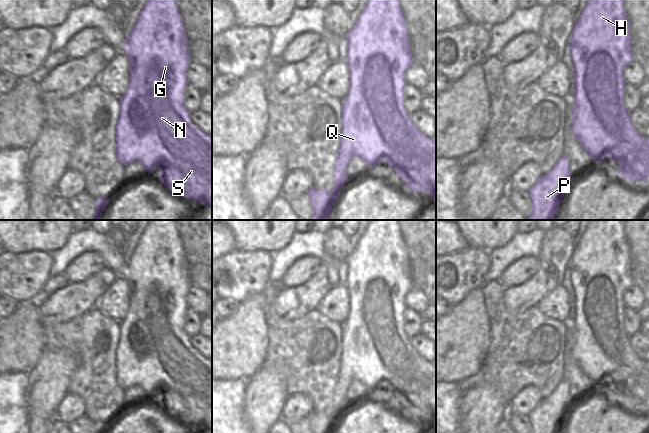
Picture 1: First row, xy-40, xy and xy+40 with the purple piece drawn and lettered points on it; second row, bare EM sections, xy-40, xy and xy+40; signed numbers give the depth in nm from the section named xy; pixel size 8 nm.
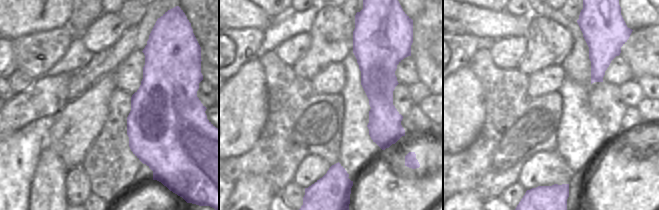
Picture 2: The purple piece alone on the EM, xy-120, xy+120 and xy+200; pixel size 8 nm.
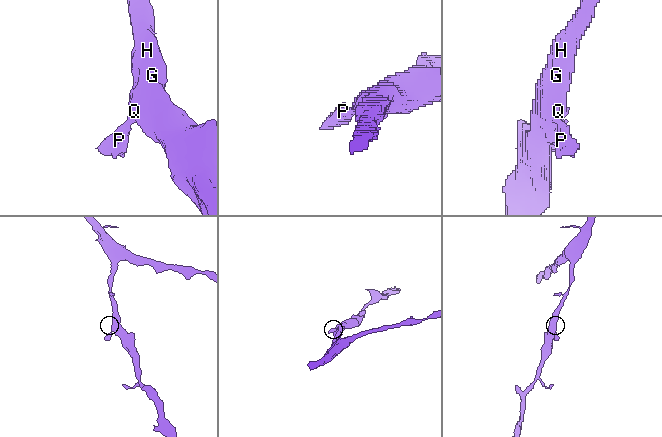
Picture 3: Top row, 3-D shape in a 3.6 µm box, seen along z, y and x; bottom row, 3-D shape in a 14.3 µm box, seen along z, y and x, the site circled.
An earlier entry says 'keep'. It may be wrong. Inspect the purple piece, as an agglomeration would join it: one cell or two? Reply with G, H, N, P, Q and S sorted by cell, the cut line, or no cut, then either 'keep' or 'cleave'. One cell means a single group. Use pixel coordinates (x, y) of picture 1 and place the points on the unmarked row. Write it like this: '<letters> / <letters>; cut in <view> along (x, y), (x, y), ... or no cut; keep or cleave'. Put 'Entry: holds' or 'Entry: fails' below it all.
G H N P Q S; no cut; keep
Entry: holds

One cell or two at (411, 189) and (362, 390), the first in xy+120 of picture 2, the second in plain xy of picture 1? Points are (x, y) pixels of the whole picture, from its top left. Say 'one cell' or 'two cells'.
two cells

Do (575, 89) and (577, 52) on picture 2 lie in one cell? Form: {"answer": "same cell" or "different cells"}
{"answer": "different cells"}

